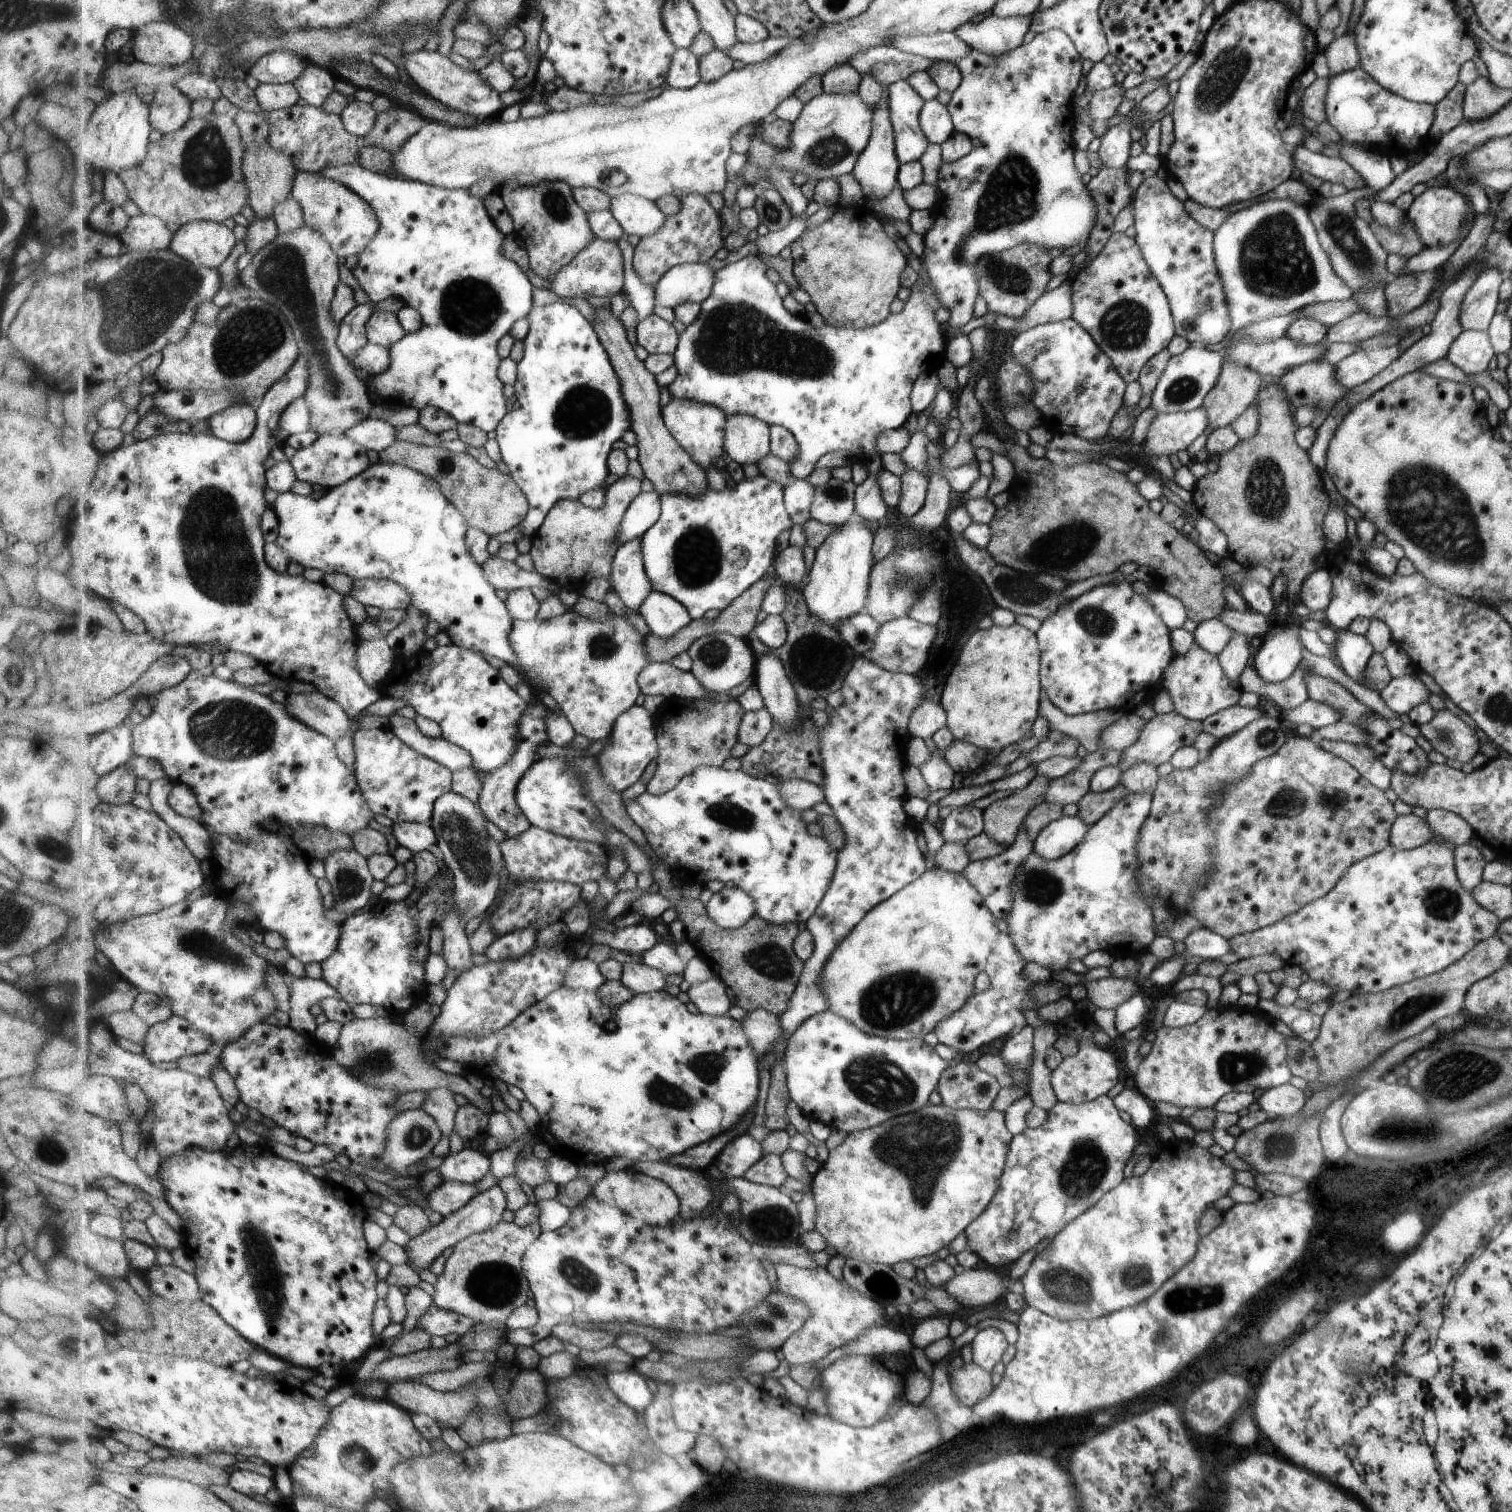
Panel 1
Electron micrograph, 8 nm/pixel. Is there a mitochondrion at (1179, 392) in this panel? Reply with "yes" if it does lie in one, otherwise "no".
yes

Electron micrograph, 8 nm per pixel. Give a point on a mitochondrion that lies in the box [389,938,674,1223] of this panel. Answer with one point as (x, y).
(417, 1135)

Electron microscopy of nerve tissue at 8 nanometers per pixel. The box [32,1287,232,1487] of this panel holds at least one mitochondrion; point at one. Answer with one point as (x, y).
(70, 1343)

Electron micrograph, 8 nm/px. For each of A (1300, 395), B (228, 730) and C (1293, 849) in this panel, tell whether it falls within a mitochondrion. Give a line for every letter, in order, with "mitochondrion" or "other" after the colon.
A: other
B: mitochondrion
C: other

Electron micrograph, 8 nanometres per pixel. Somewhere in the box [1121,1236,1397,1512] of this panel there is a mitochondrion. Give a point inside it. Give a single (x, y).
(1183, 1299)

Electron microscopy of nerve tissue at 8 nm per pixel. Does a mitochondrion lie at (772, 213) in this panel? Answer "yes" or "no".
yes

